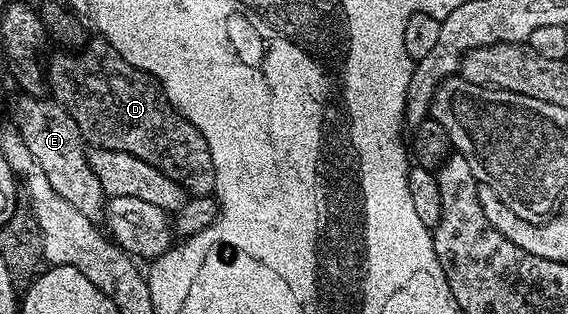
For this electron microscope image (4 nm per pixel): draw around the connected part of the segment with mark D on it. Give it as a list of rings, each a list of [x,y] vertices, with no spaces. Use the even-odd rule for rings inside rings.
[[[111,47],[104,49],[85,48],[73,55],[68,51],[60,51],[51,58],[48,66],[48,88],[51,96],[59,101],[74,123],[80,128],[80,135],[89,146],[114,151],[126,151],[126,155],[134,155],[138,159],[146,159],[150,167],[158,167],[162,175],[174,179],[184,188],[184,192],[193,197],[207,197],[215,194],[216,172],[210,155],[210,147],[198,131],[182,116],[178,110],[168,102],[160,82],[149,73],[143,73],[126,63]]]

